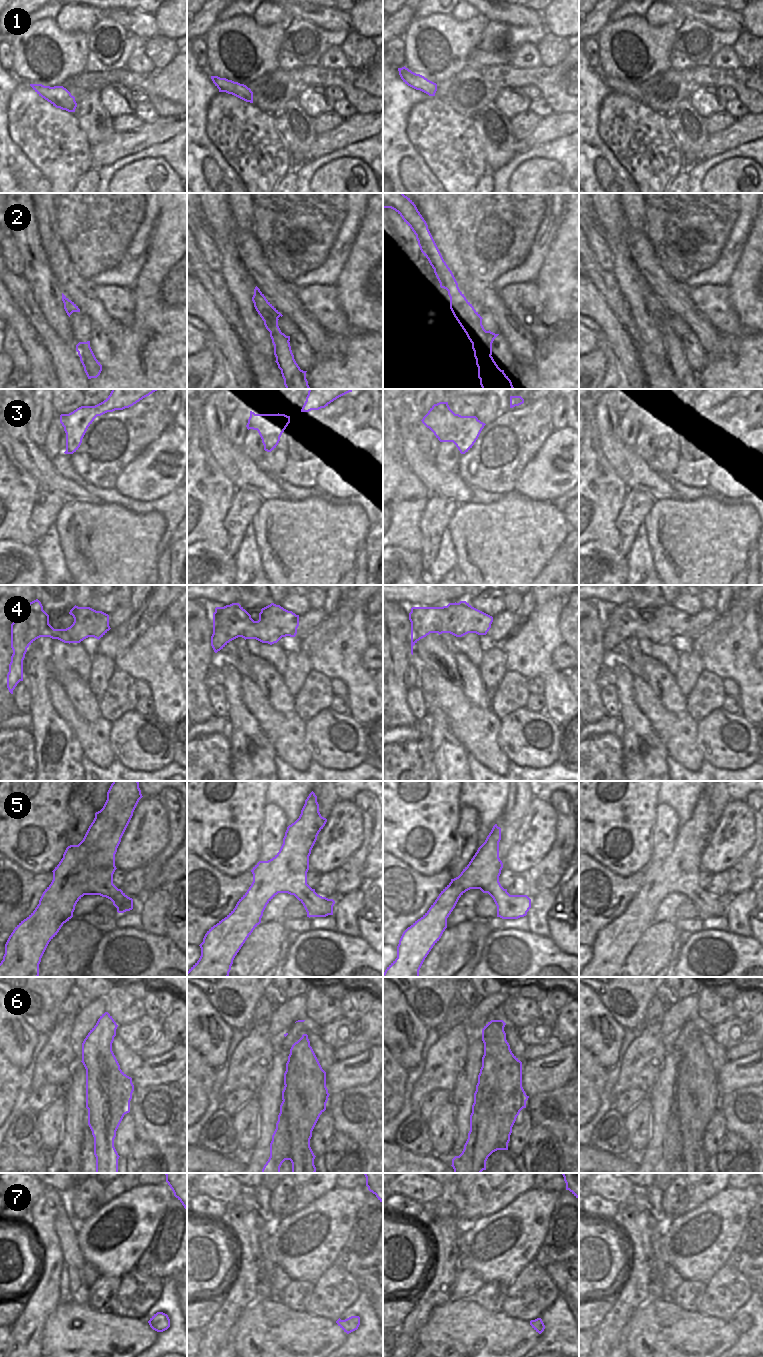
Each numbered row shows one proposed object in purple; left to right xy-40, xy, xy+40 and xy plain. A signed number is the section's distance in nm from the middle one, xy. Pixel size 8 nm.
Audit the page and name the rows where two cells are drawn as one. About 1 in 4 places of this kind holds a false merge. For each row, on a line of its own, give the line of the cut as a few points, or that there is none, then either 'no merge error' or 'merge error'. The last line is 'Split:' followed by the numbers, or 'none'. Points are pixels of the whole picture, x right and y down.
1: no cut | no merge error
2: no cut | no merge error
3: no cut | no merge error
4: no cut | no merge error
5: no cut | no merge error
6: xy+40 (506, 1040), (494, 1065), (494, 1110), (516, 1117) | merge error
7: no cut | no merge error
Split: 6

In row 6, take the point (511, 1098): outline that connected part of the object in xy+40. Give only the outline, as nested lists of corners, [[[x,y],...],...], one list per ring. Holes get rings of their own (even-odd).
[[[507,1041],[496,1057],[494,1071],[494,1111],[501,1116],[515,1114],[517,1117],[526,1108],[529,1096],[522,1087],[522,1062],[512,1053]]]

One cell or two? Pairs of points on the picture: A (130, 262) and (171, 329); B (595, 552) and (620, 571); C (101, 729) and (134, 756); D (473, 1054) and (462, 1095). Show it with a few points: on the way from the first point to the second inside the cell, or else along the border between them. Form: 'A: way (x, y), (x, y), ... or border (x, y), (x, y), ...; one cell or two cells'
A: border (147, 252), (145, 262), (132, 288); two cells
B: way (601, 558), (614, 570); one cell
C: border (110, 723), (109, 743), (116, 757); two cells
D: way (473, 1064), (465, 1085); one cell

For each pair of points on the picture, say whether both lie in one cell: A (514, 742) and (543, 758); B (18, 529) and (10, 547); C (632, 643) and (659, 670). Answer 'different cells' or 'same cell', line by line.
A: same cell
B: different cells
C: same cell

